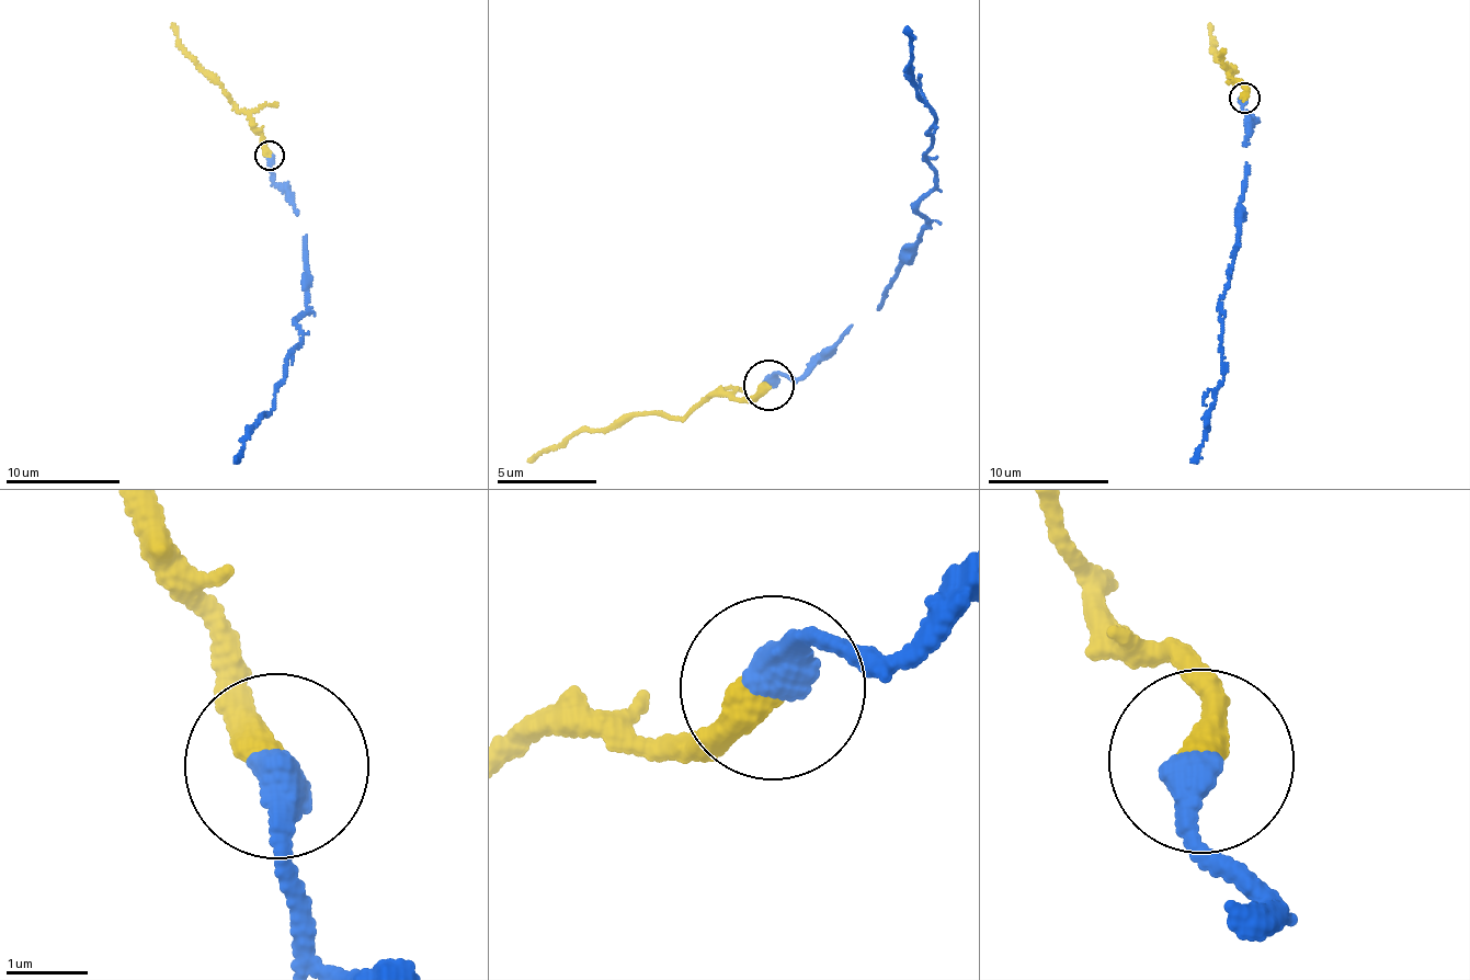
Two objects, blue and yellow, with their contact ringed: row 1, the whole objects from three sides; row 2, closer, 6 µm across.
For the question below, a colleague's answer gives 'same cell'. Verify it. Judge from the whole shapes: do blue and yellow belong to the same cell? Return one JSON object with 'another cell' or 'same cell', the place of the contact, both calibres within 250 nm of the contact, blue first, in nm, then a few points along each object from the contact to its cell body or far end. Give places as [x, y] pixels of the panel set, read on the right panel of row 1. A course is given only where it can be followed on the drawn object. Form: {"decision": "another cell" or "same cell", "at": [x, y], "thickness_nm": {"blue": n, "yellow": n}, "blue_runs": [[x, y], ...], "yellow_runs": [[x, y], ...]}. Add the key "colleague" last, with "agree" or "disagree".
{"decision": "same cell", "at": [1244, 98], "thickness_nm": {"blue": 440, "yellow": 400}, "blue_runs": [[1245, 98], [1242, 111], [1254, 122], [1245, 136], [1237, 250], [1220, 316], [1223, 377], [1206, 431], [1191, 462]], "yellow_runs": [[1245, 98], [1245, 84], [1230, 75], [1233, 69], [1222, 61], [1209, 25]], "colleague": "agree"}

